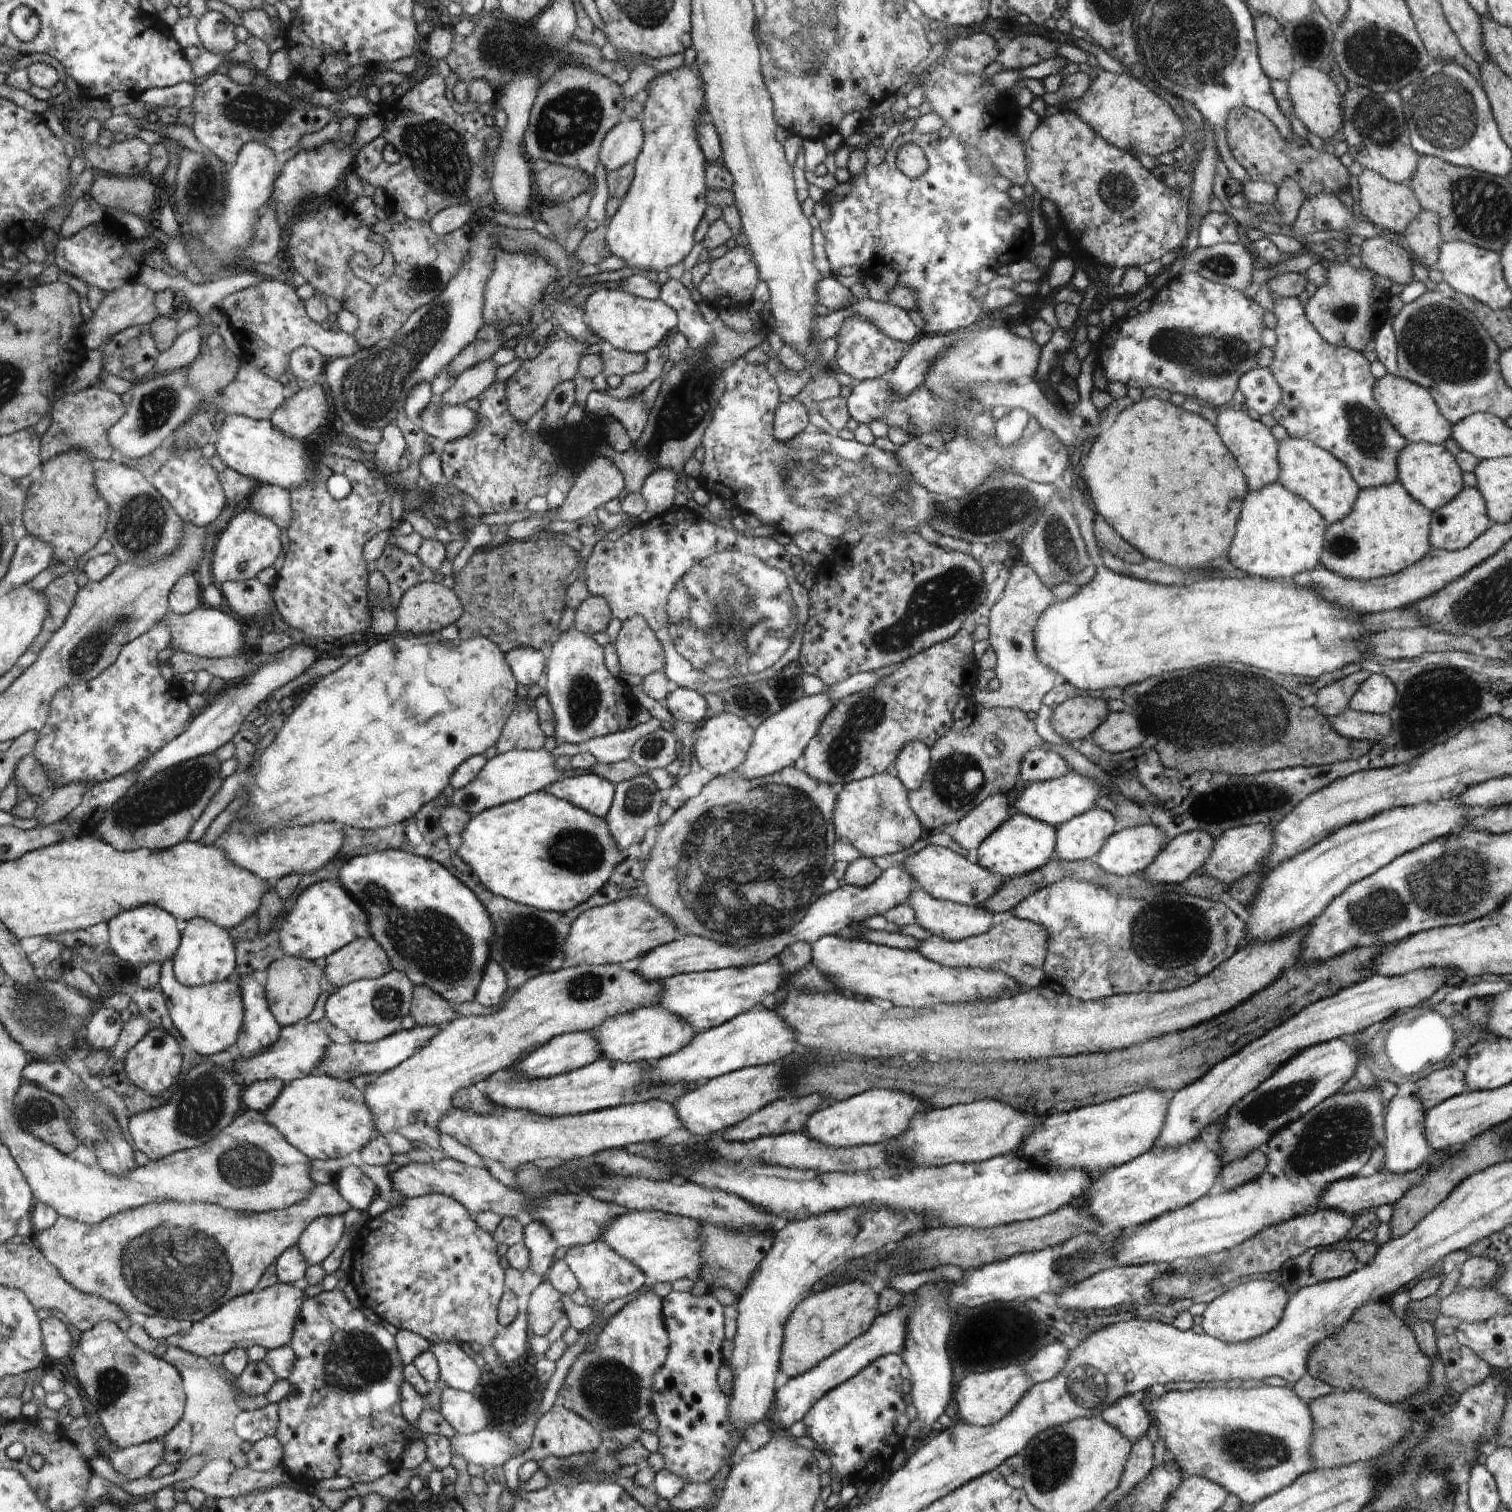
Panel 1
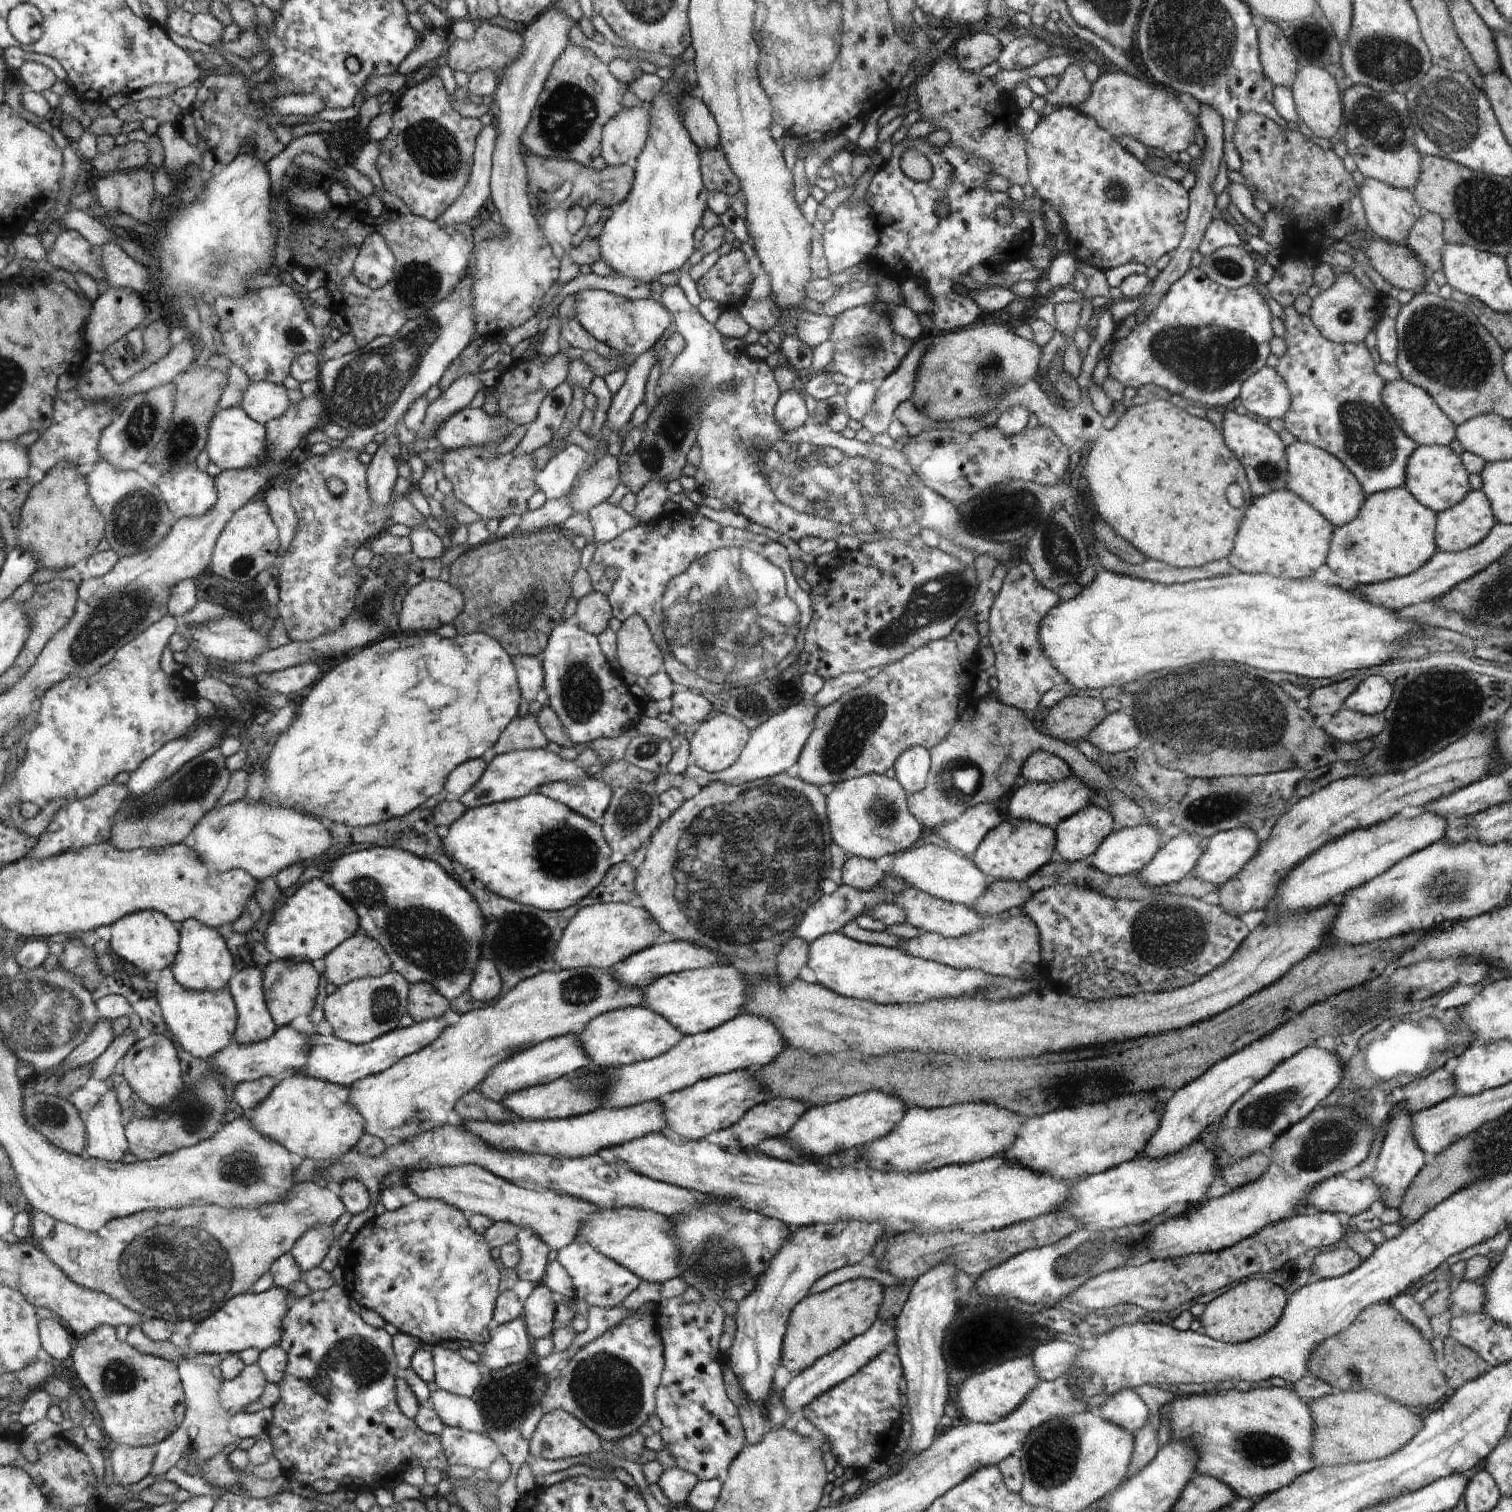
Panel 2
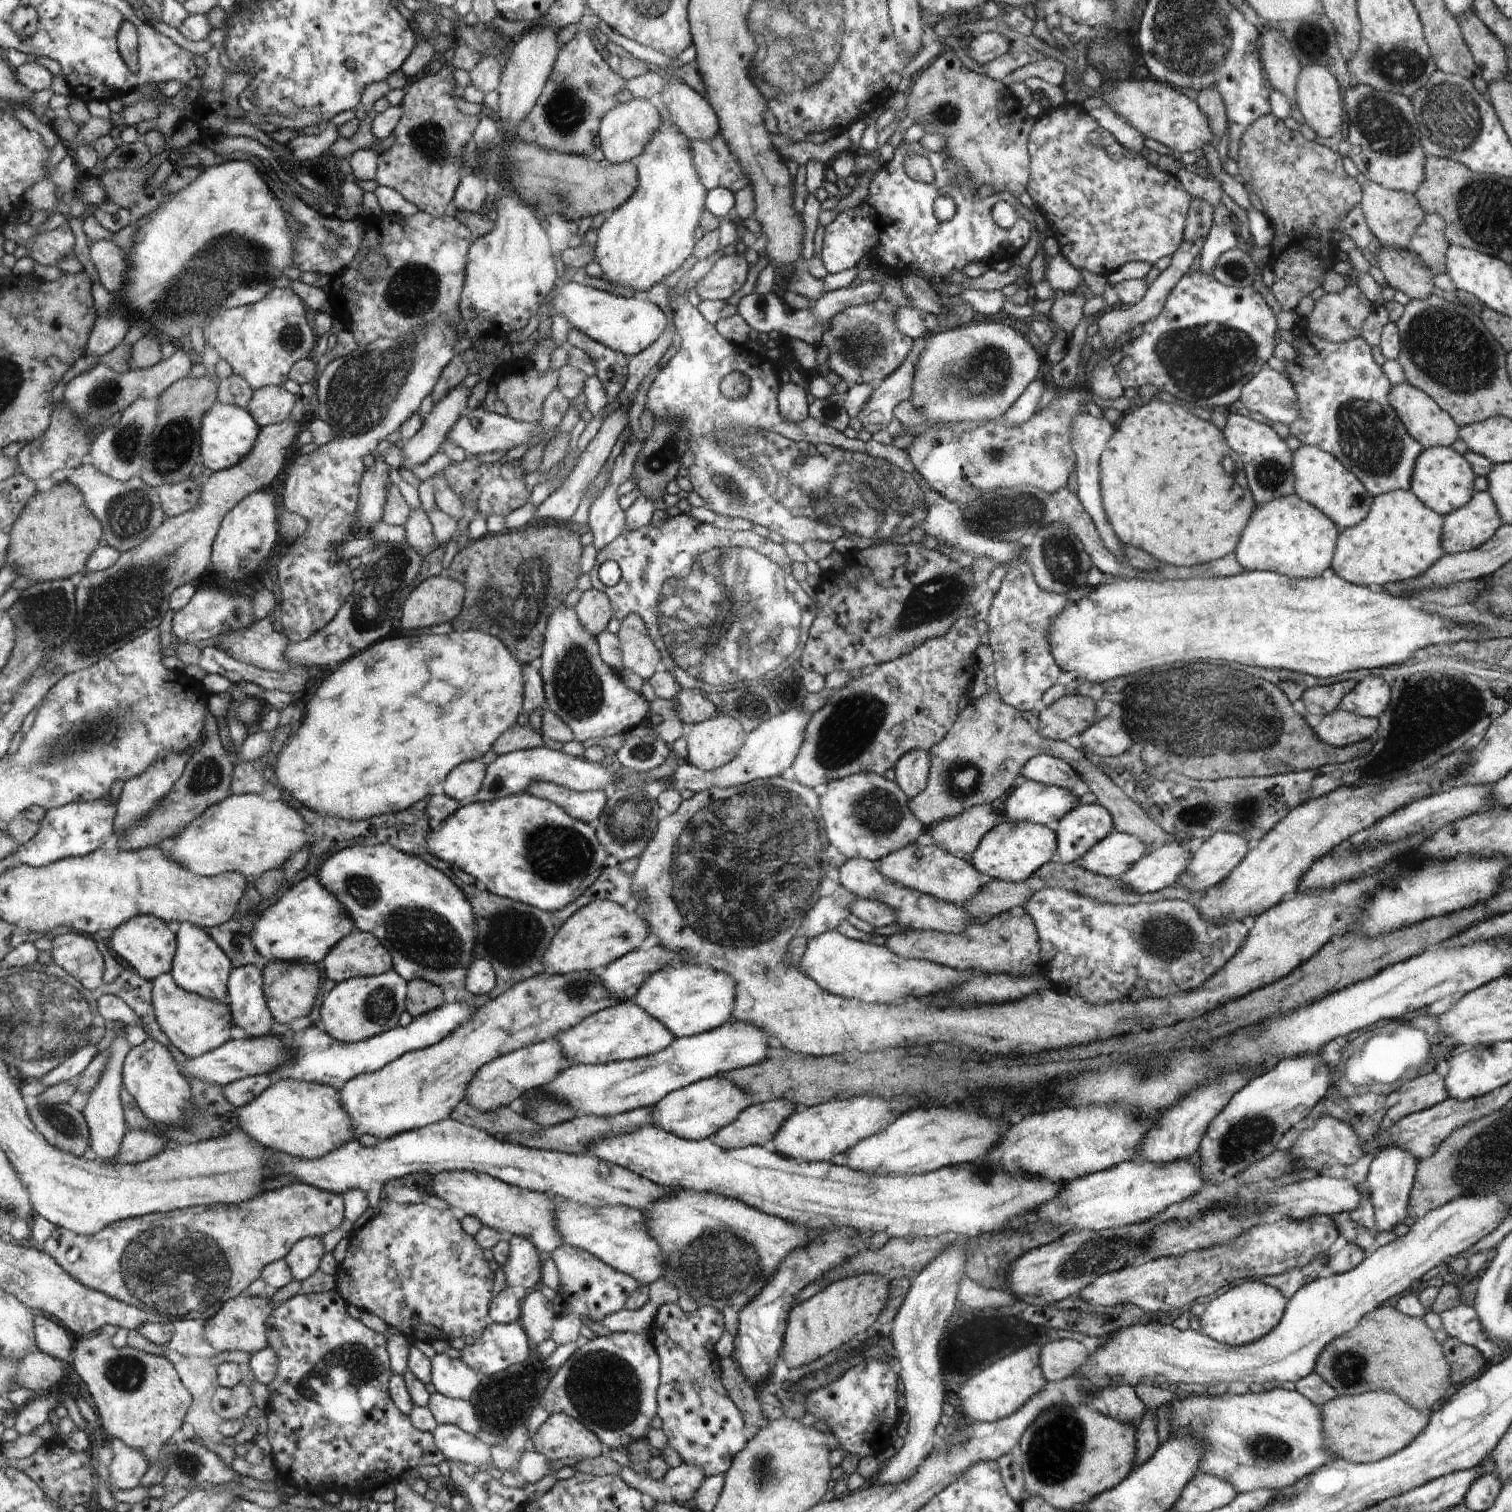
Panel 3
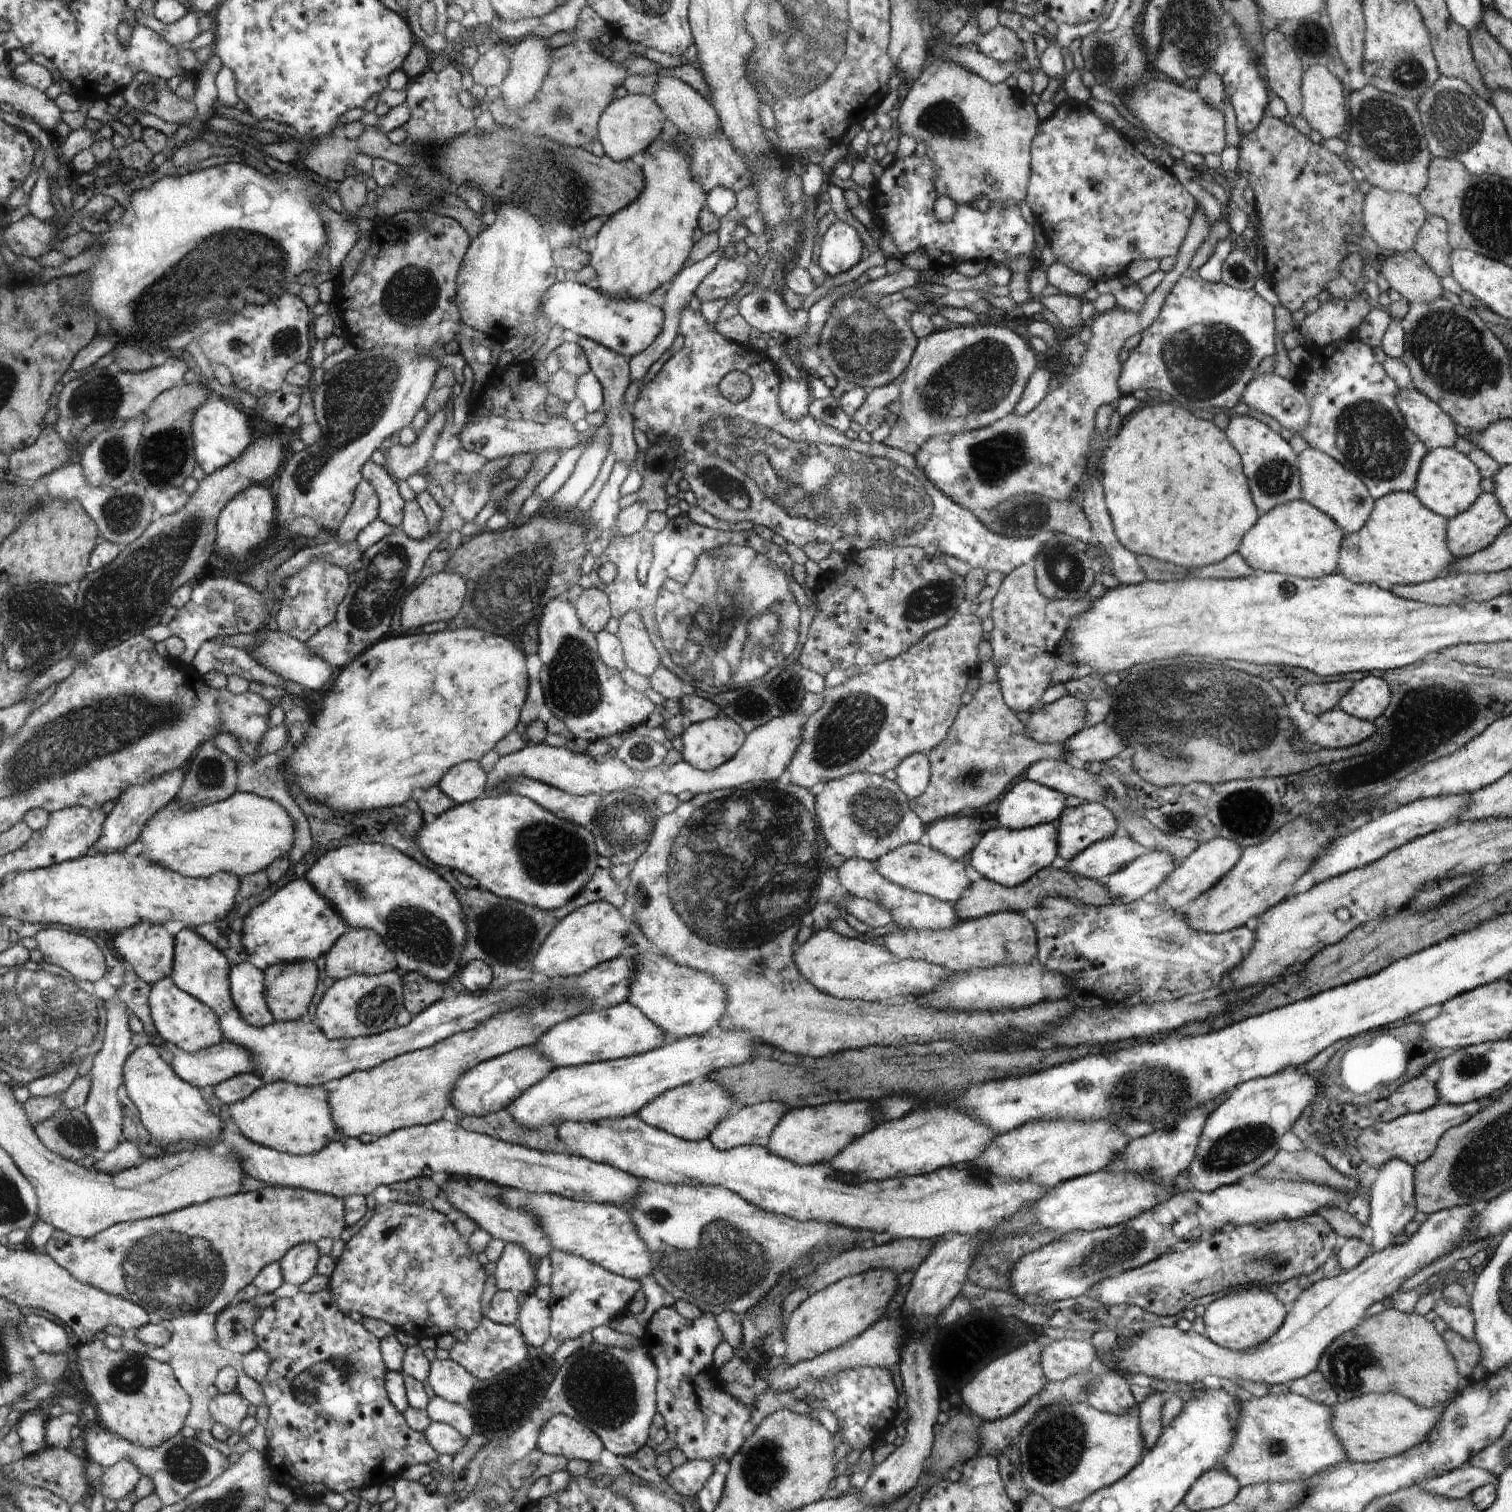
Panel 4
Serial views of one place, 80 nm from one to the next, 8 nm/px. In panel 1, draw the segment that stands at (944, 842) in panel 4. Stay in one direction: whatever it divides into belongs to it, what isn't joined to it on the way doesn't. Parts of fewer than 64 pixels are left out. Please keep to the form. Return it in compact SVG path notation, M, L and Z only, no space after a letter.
M998 793L984 799L978 807L955 823L949 832L962 848L976 850L1010 819L1008 798L1004 793Z

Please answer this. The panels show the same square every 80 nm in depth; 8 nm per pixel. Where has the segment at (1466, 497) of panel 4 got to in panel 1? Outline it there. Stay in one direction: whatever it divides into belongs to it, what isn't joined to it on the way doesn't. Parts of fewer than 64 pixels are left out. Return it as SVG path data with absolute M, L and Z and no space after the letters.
M1409 442L1397 456L1397 481L1406 492L1428 510L1435 511L1448 504L1464 488L1463 470L1444 445Z

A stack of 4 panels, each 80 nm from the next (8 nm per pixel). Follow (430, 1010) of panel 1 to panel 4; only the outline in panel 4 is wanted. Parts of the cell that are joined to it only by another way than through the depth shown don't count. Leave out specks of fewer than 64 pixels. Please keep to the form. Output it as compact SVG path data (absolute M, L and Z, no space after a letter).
M416 971L402 975L404 980L404 1006L414 1017L434 1005L444 994L444 984L430 980Z

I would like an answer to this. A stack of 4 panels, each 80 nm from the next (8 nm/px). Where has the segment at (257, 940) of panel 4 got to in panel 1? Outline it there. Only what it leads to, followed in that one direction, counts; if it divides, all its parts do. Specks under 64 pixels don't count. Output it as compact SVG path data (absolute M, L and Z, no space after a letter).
M328 881L314 883L302 891L278 933L286 955L317 961L323 961L353 940L368 937L372 936L367 912L342 885Z

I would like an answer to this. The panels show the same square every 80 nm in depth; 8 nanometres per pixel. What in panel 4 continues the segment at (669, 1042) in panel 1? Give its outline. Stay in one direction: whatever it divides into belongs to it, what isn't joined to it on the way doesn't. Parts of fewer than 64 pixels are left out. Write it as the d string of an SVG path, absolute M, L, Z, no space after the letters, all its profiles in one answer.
M624 1001L613 1007L602 1007L596 1011L590 1010L590 1012L578 1015L574 1019L560 1023L542 1034L539 1042L532 1047L538 1047L539 1051L553 1062L554 1067L571 1067L621 1059L632 1055L643 1055L648 1051L654 1051L655 1048L664 1046L668 1035L668 1032L664 1032L652 1019L649 1019L639 1008L636 1008L636 1005L630 1001Z

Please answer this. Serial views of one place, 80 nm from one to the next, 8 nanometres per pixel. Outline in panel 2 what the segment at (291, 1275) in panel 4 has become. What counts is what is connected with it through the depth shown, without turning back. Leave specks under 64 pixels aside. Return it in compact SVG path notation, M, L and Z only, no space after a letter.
M316 1225L298 1240L292 1254L301 1266L303 1274L311 1268L321 1266L321 1262L334 1241L332 1225Z

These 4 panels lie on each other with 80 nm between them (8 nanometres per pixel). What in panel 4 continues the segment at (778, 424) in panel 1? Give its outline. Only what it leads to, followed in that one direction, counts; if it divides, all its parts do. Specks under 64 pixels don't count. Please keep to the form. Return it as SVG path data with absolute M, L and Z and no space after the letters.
M786 378L780 387L780 408L793 421L799 421L809 413L810 394L808 383Z

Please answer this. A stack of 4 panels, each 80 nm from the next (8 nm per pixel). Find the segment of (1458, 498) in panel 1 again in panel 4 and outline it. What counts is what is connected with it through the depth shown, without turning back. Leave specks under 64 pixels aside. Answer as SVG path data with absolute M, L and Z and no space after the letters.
M1482 491L1467 511L1447 519L1448 550L1456 559L1474 554L1492 544L1508 523L1494 493Z

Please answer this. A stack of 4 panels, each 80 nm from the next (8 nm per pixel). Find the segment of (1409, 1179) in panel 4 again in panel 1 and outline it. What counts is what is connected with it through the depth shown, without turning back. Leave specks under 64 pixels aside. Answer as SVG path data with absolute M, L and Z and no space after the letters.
M1414 1094L1395 1095L1387 1105L1384 1128L1384 1144L1386 1159L1384 1172L1404 1174L1416 1170L1430 1154L1431 1144L1425 1135L1425 1108L1421 1100Z

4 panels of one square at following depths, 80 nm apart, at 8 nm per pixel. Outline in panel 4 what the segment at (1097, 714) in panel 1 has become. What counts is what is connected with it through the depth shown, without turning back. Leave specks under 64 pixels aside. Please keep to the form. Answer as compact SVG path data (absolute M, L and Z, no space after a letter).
M1070 694L1049 705L1038 705L1025 726L1027 735L1039 743L1064 743L1085 728L1085 704L1086 701Z

